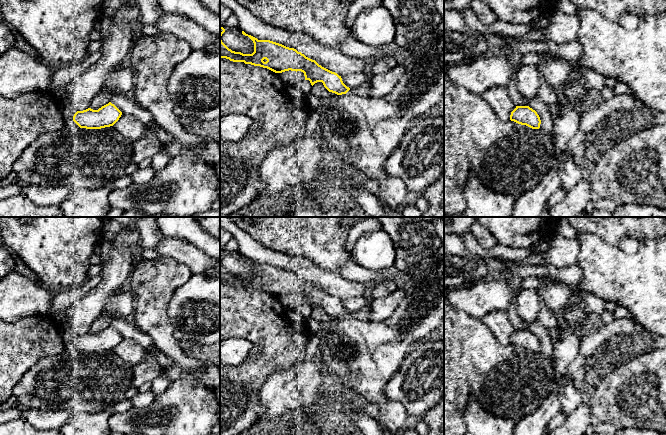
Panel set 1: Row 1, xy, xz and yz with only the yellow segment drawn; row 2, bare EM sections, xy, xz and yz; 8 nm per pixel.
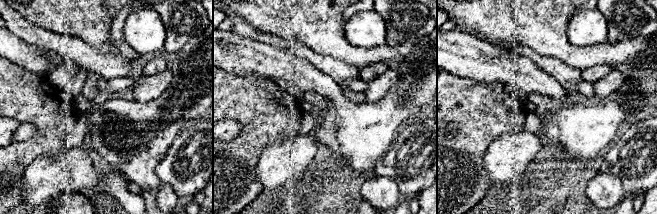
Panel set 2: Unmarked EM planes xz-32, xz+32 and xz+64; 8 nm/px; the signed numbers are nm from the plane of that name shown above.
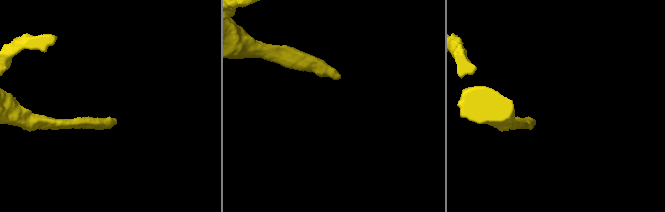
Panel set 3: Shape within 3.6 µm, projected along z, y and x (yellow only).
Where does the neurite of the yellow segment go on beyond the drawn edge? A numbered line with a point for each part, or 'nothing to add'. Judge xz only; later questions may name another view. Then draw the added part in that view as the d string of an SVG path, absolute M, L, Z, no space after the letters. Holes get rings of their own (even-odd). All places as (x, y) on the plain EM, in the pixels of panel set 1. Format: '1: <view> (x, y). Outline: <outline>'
nothing to add

